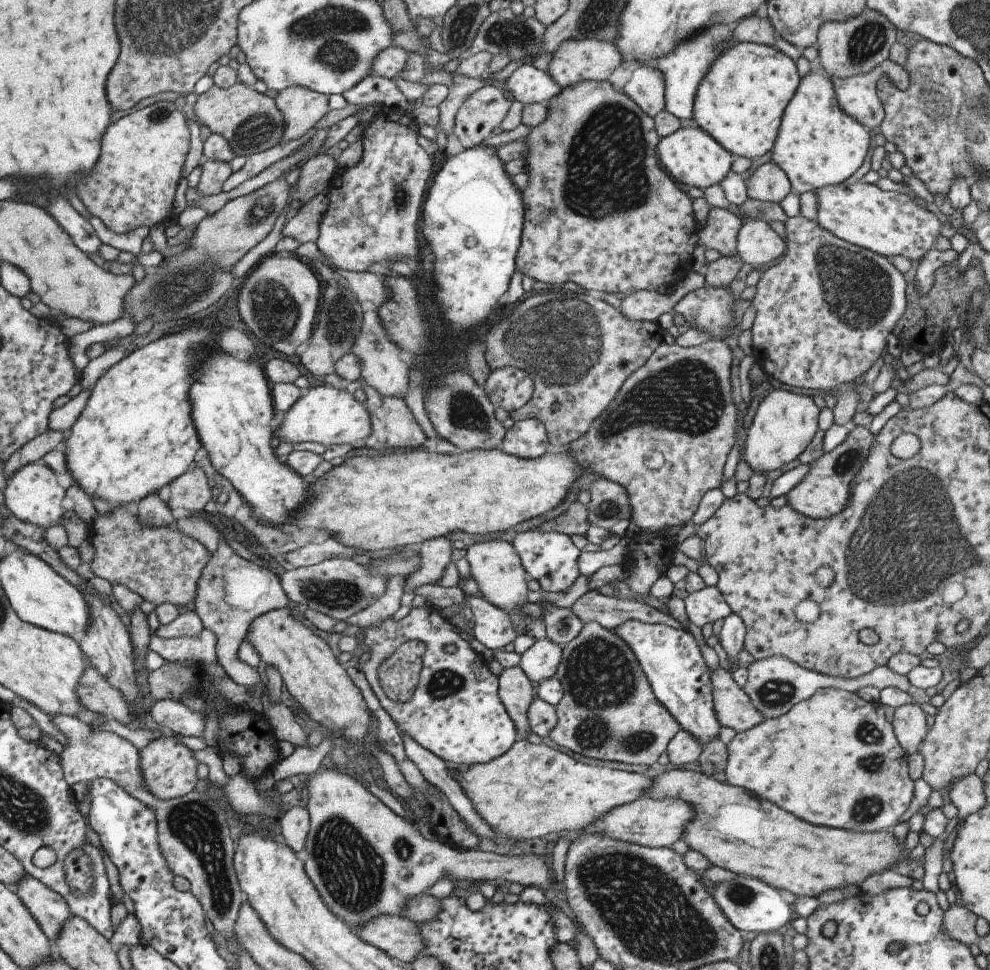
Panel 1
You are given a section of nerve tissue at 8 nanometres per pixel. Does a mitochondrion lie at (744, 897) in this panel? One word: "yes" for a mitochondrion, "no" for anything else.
yes

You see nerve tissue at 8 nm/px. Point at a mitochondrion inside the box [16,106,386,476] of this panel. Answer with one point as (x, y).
(171, 293)

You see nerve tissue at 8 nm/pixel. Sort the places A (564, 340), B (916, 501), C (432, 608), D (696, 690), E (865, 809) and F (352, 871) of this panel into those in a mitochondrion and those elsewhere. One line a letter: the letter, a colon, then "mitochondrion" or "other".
A: mitochondrion
B: mitochondrion
C: other
D: other
E: mitochondrion
F: mitochondrion

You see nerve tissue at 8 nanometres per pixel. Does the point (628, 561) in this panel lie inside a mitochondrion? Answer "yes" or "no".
no

